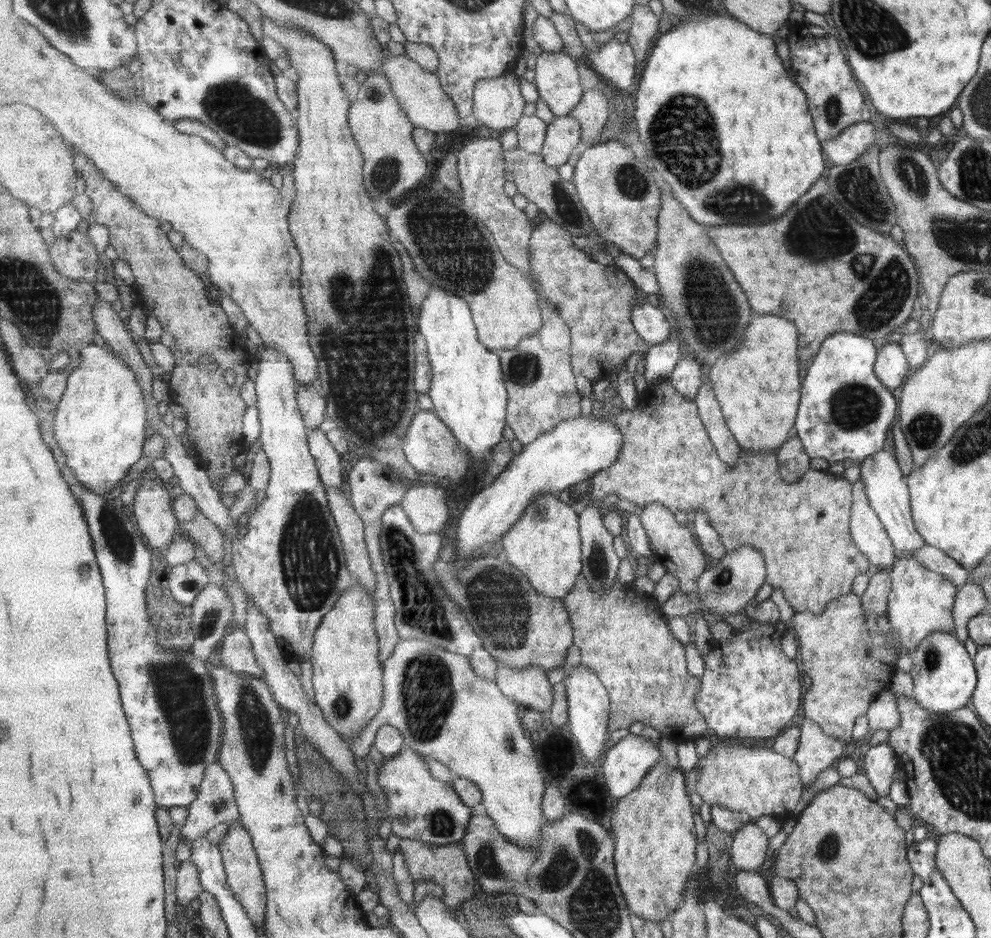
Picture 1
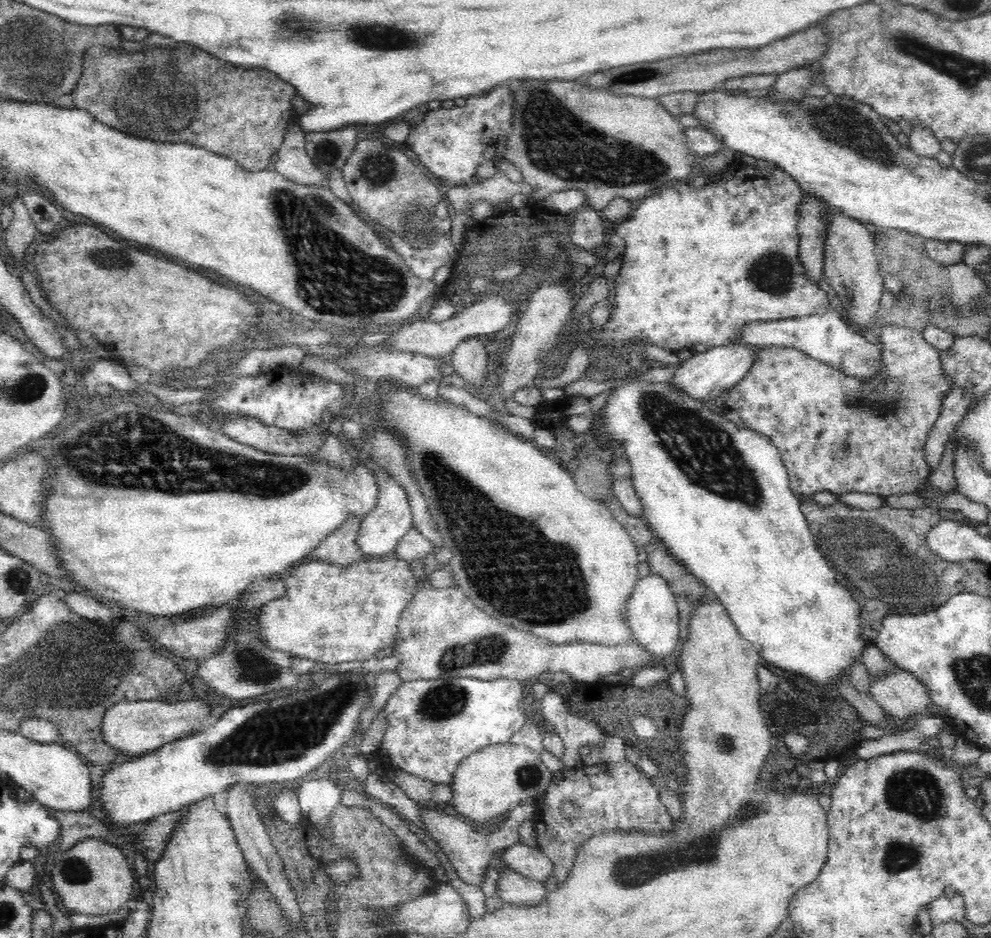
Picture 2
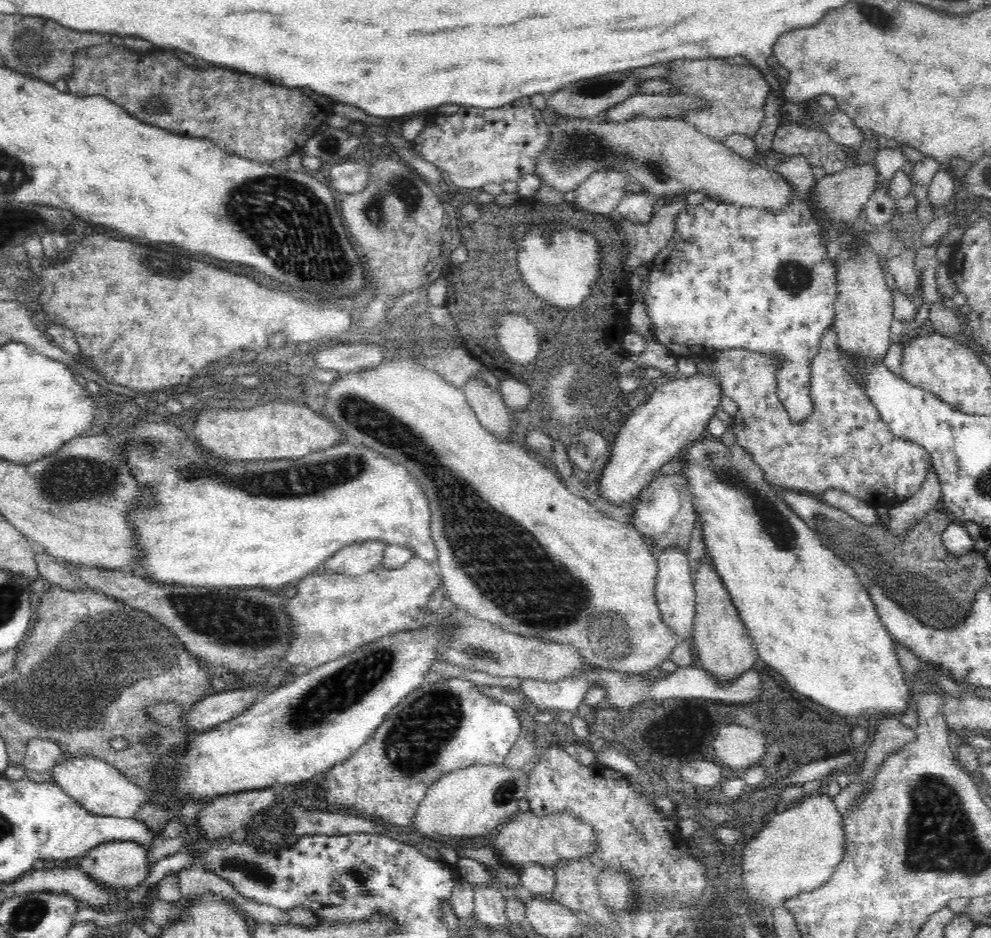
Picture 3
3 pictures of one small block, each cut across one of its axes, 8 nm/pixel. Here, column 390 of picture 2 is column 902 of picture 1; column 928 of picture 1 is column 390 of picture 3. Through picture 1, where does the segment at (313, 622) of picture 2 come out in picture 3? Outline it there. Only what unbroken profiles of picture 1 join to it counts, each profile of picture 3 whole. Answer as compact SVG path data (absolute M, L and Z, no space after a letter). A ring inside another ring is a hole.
M416 556L400 568L388 569L380 564L362 576L318 570L299 580L296 598L285 602L285 610L293 618L296 637L285 660L300 671L311 670L382 636L420 628L431 618L426 604L442 587L441 579L435 563Z

